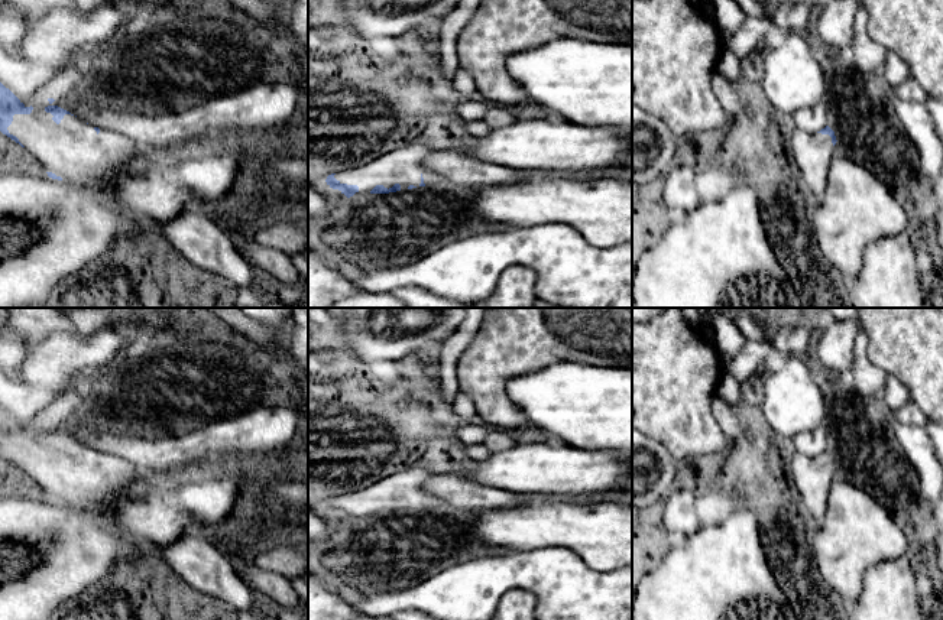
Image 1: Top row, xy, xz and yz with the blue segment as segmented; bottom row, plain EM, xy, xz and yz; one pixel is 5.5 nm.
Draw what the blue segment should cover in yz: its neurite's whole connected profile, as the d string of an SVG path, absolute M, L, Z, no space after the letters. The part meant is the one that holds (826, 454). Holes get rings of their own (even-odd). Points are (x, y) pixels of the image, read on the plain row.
M829 449L817 457L795 452L790 464L801 503L817 525L824 519L824 504L829 500L836 465L835 455Z

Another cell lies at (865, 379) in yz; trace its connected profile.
M861 330L855 338L852 367L846 377L850 390L863 397L882 395L888 380L888 373L869 360L868 347L868 334Z

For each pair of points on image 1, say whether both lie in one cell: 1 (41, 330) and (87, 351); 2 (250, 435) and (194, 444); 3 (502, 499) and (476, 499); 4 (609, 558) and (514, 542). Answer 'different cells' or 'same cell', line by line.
1: different cells
2: same cell
3: same cell
4: same cell

